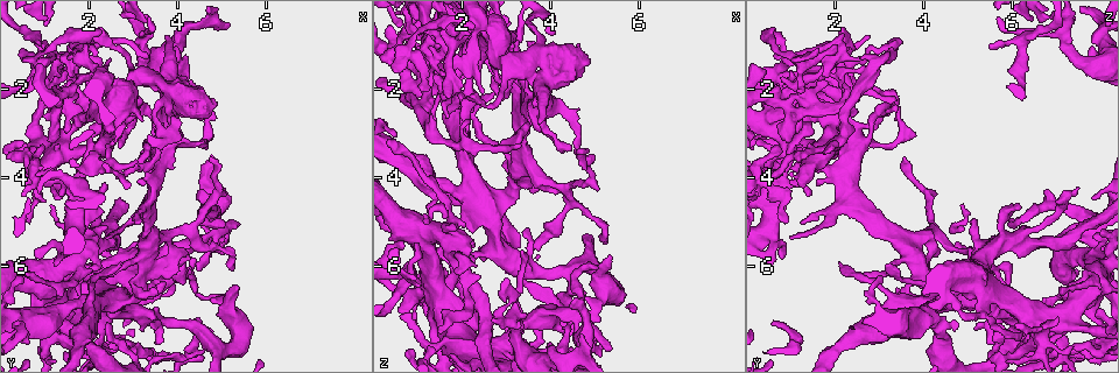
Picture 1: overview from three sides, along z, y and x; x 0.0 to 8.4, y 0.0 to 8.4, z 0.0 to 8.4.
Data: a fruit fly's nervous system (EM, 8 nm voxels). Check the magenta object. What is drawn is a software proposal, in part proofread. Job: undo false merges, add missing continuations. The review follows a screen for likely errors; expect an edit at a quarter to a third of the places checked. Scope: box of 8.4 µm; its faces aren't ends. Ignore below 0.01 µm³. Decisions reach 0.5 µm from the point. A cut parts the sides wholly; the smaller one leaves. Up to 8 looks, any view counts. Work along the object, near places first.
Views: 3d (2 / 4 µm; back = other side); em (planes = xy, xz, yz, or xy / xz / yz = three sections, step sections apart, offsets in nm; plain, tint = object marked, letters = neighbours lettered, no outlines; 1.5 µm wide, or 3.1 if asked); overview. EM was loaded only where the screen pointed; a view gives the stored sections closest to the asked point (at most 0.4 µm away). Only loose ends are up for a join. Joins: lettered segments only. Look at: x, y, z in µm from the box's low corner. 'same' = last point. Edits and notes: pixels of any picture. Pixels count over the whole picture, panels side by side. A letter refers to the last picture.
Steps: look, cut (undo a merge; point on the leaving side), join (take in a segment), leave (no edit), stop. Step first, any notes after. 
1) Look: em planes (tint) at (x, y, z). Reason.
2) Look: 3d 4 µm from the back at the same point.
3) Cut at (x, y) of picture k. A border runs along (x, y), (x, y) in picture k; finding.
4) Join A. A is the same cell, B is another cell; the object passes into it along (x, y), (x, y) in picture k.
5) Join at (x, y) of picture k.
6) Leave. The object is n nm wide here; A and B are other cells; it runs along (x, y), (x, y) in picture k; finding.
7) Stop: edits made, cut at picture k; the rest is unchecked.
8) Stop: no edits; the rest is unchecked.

Look: em yz step 4 (tint) at (0.90, 1.10, 5.45). An open end.

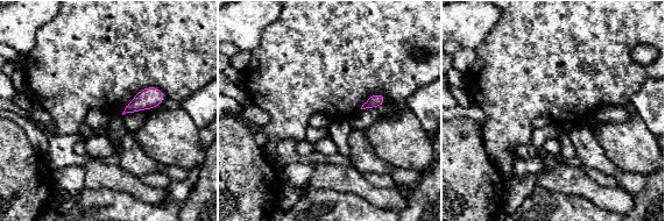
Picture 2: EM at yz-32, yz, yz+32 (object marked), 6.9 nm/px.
Look: em planes (letters) at the same point. Cut it another way.

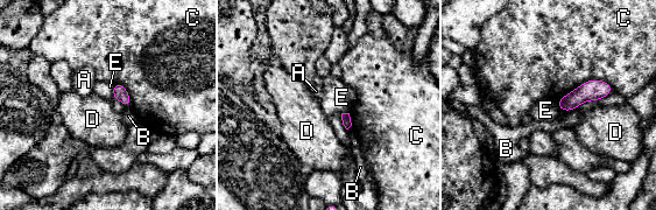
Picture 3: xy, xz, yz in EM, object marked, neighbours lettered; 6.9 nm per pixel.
Leave. A, B, C, D and E are other cells; a border runs along (112, 85), (113, 97) in picture 3; no lettered segment goes on from it.

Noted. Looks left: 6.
Look: em planes (tint) at (3.10, 1.75, 1.45). Thin arm on a thick one.

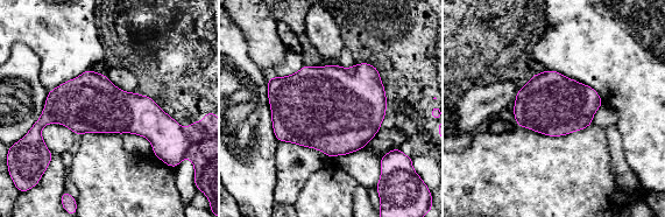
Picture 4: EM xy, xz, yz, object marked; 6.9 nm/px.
Look: em planes (letters) at the same point.

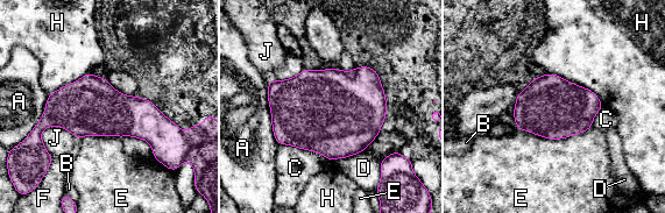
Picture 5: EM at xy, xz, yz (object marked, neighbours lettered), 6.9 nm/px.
Leave. The longest contact is with E, 500 nm; A, B, C, D, E, F, H and J are other cells; a border runs along (592, 126), (559, 139), (517, 129) in picture 5; continuous, no second neuron.

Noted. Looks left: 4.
Look: em planes (tint) at (4.60, 3.35, 3.05). Narrows sharply.

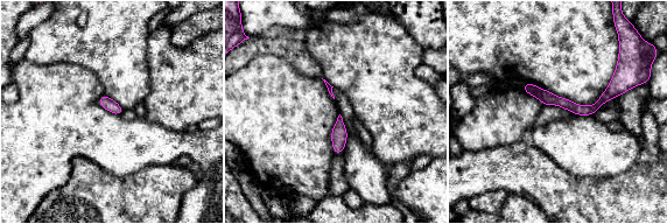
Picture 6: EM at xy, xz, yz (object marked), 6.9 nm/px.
Look: em planes (letters) at the same point. See the neighbours.

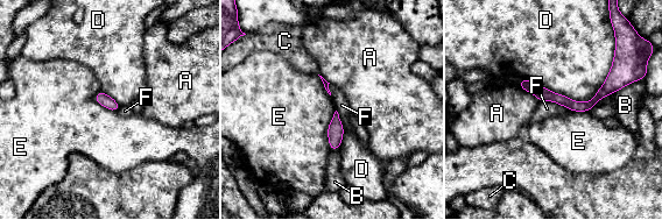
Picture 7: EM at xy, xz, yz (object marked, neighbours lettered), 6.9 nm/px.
Leave. A, B, C, D, E and F are other cells; a border runs along (336, 111), (328, 128), (330, 150) in picture 7; continuous, no second neuron.

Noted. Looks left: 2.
Stop: no edits; the rest is unchecked.

